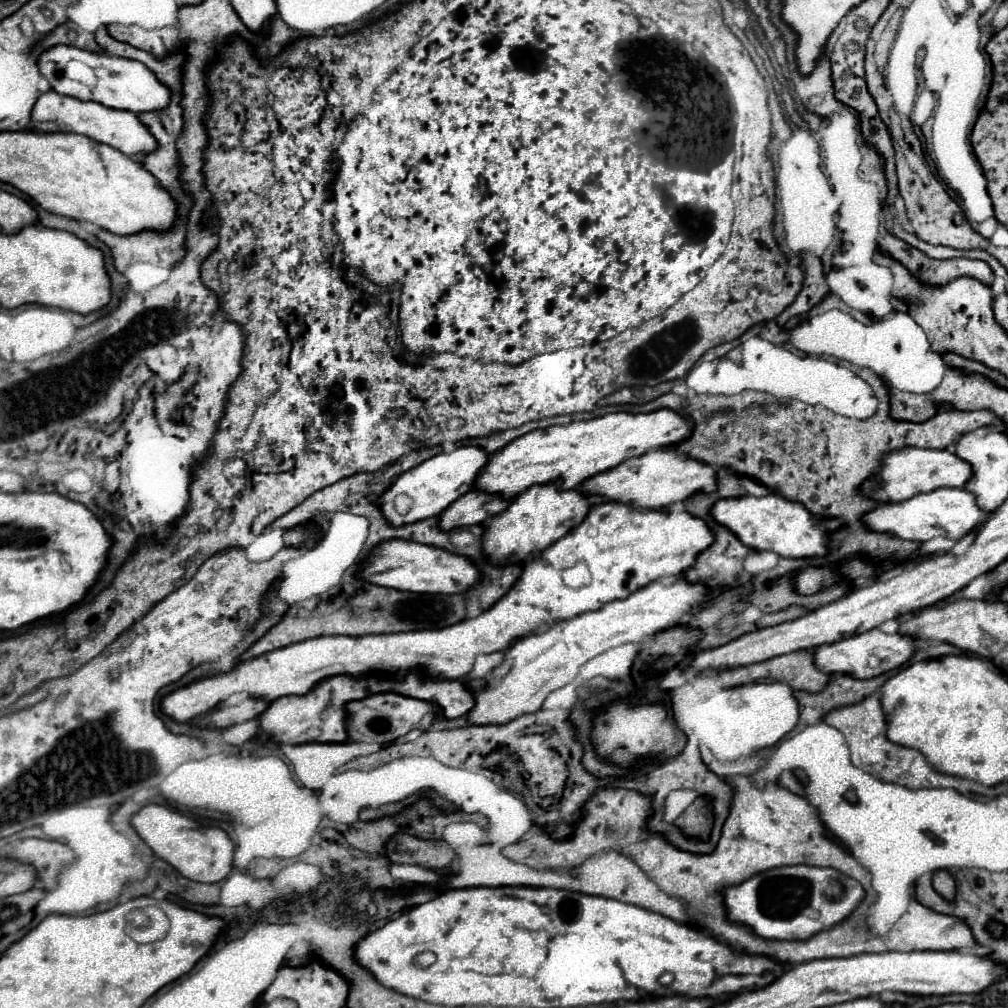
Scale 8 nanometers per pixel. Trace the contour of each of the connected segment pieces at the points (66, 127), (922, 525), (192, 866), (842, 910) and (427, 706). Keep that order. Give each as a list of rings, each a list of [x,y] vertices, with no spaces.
[[[53,90],[45,92],[31,114],[31,128],[37,132],[73,132],[73,134],[83,134],[95,142],[101,144],[109,144],[117,150],[121,150],[123,154],[129,156],[139,156],[145,158],[147,154],[157,150],[157,140],[151,134],[151,130],[139,122],[139,116],[135,112],[129,110],[115,110],[115,108],[107,108],[99,102],[83,102],[71,96],[63,96],[57,94]]]
[[[939,488],[929,494],[919,494],[905,502],[881,504],[869,514],[865,514],[863,522],[877,532],[889,532],[903,540],[927,542],[937,536],[959,540],[965,534],[969,534],[983,518],[985,518],[985,512],[977,506],[973,492],[965,488]]]
[[[147,804],[139,812],[131,816],[131,826],[141,836],[141,840],[163,860],[175,866],[185,878],[195,882],[219,882],[233,868],[233,842],[225,830],[207,826],[205,832],[197,826],[197,822],[179,810],[173,810],[163,804]]]
[[[805,864],[771,868],[723,890],[727,920],[751,926],[759,938],[767,940],[809,940],[815,934],[843,922],[863,898],[865,890],[859,882],[855,882],[855,878],[839,870]]]
[[[371,694],[365,700],[349,702],[347,704],[349,718],[347,718],[347,732],[351,742],[377,742],[377,744],[391,744],[397,736],[407,734],[413,728],[427,730],[435,718],[441,718],[441,708],[433,702],[423,702],[415,698],[407,698],[401,694]]]

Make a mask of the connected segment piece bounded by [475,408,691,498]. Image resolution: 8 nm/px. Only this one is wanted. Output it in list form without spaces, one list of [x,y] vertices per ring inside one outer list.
[[[659,408],[643,414],[611,412],[565,426],[533,430],[491,454],[487,466],[479,472],[475,488],[487,490],[489,494],[503,494],[503,498],[513,498],[533,484],[547,484],[559,478],[563,482],[561,488],[571,490],[591,476],[619,466],[627,458],[641,456],[657,448],[677,446],[689,434],[689,420],[671,408]]]

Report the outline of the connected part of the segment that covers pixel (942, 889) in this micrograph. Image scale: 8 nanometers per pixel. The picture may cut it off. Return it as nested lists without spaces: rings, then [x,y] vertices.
[[[937,870],[933,874],[933,888],[945,898],[945,900],[953,900],[955,898],[955,880],[951,878],[951,874],[947,870]]]

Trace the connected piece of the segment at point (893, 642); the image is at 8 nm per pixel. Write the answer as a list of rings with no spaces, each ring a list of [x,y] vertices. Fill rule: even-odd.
[[[892,619],[863,634],[843,638],[833,644],[823,644],[815,650],[815,664],[827,674],[847,674],[853,678],[873,678],[895,670],[915,654],[915,638],[899,634],[898,629],[898,621]]]

